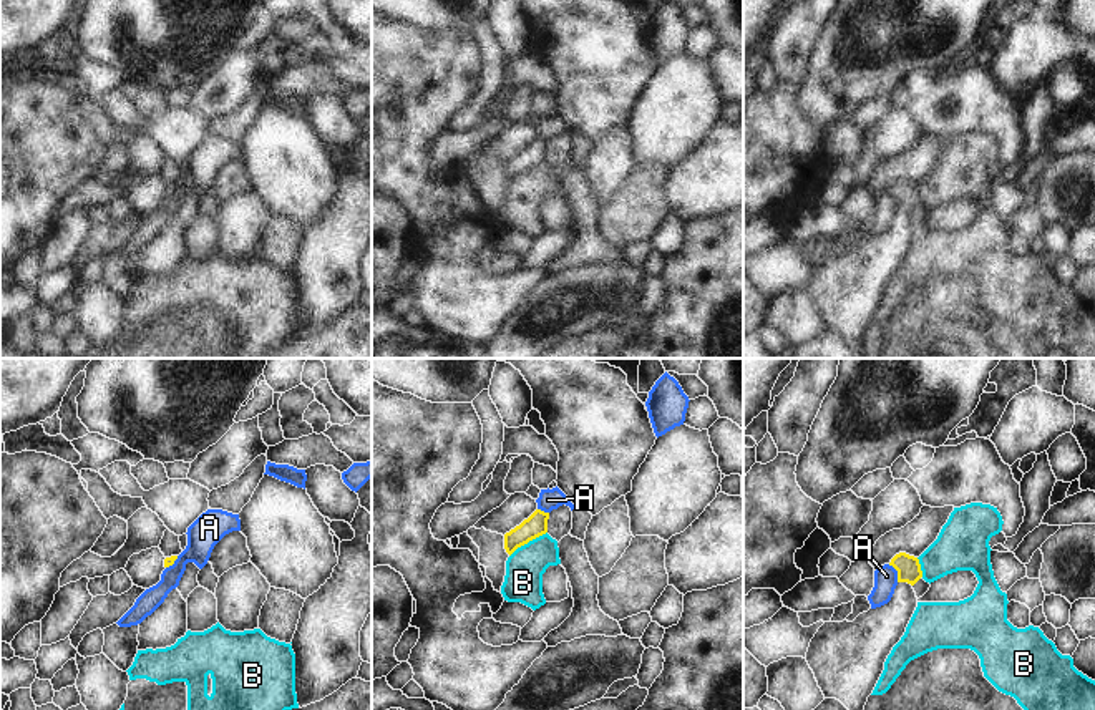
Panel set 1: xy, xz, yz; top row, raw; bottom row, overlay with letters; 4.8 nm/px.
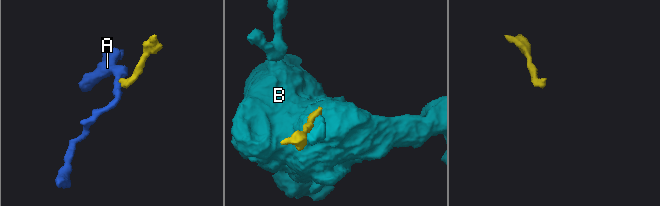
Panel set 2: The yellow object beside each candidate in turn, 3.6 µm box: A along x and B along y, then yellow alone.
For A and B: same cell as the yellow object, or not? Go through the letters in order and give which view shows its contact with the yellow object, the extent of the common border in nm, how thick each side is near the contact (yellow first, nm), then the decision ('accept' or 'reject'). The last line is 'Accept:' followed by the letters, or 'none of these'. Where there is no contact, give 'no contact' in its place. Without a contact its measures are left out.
A: contact in yz; length 100 nm; calibres 120 and 110 nm; reject
B: contact in xz; length 220 nm; calibres 110 and 190 nm; reject
Accept: none of these

